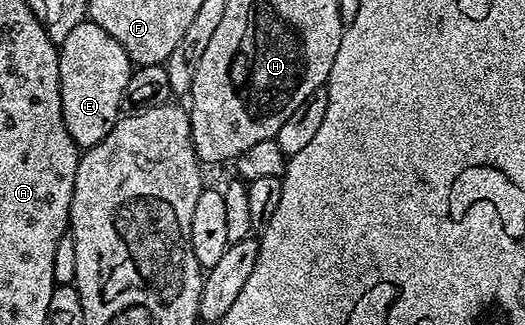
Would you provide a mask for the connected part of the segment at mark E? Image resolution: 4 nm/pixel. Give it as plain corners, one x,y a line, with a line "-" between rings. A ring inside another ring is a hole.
81,21
65,42
59,46
59,87
61,88
61,110
63,123
71,139
82,150
107,139
111,127
122,116
121,105
125,101
127,79
131,62
127,51
93,21

